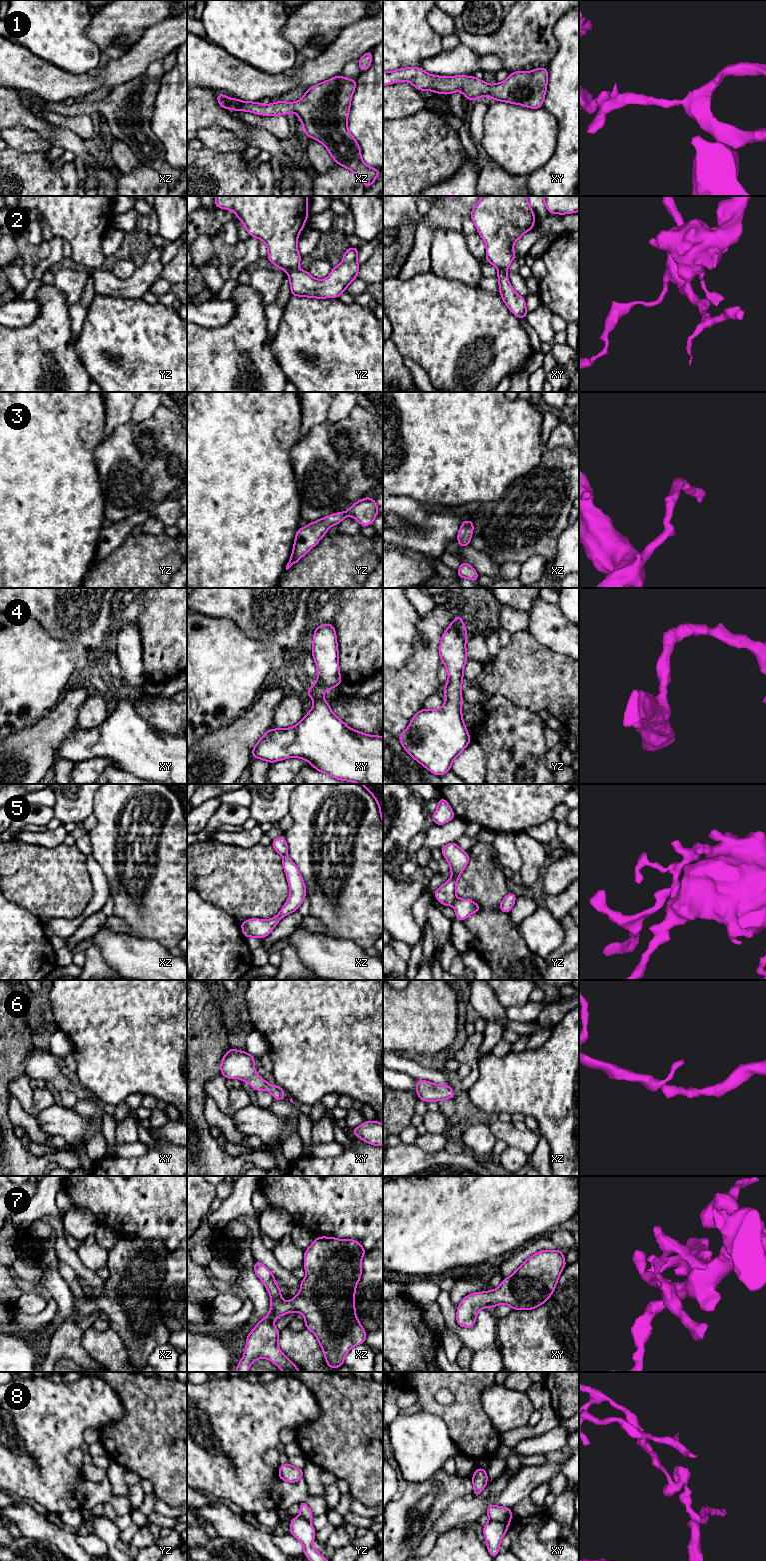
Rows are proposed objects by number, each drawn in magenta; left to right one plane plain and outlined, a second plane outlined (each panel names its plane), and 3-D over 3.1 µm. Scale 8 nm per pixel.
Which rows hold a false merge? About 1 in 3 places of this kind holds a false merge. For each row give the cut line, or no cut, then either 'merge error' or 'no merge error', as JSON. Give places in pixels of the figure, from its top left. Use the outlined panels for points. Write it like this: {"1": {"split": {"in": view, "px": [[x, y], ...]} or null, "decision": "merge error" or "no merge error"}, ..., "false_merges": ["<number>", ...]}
{"1": {"split": null, "decision": "no merge error"}, "2": {"split": {"in": "yz", "px": [[296, 268], [288, 272]]}, "decision": "merge error"}, "3": {"split": null, "decision": "no merge error"}, "4": {"split": null, "decision": "no merge error"}, "5": {"split": {"in": "yz", "px": [[456, 898], [452, 904]]}, "decision": "merge error"}, "6": {"split": null, "decision": "no merge error"}, "7": {"split": null, "decision": "no merge error"}, "8": {"split": {"in": "xy", "px": [[490, 1519], [507, 1522]]}, "decision": "merge error"}, "false_merges": ["2", "5", "8"]}

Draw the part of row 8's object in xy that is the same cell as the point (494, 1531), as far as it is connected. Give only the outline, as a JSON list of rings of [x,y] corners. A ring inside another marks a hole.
[[[489,1520],[483,1526],[484,1537],[487,1541],[487,1549],[492,1558],[498,1555],[500,1542],[509,1527],[508,1522]]]

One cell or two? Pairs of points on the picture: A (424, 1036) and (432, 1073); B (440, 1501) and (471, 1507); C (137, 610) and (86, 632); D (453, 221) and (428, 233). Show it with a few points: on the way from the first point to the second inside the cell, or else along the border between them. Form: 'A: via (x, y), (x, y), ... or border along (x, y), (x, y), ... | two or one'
A: border along (402, 1054), (416, 1056), (425, 1060) | two
B: border along (466, 1496), (456, 1498), (435, 1521) | two
C: border along (115, 617), (113, 625) | two
D: via (446, 221), (438, 221), (433, 226) | one

